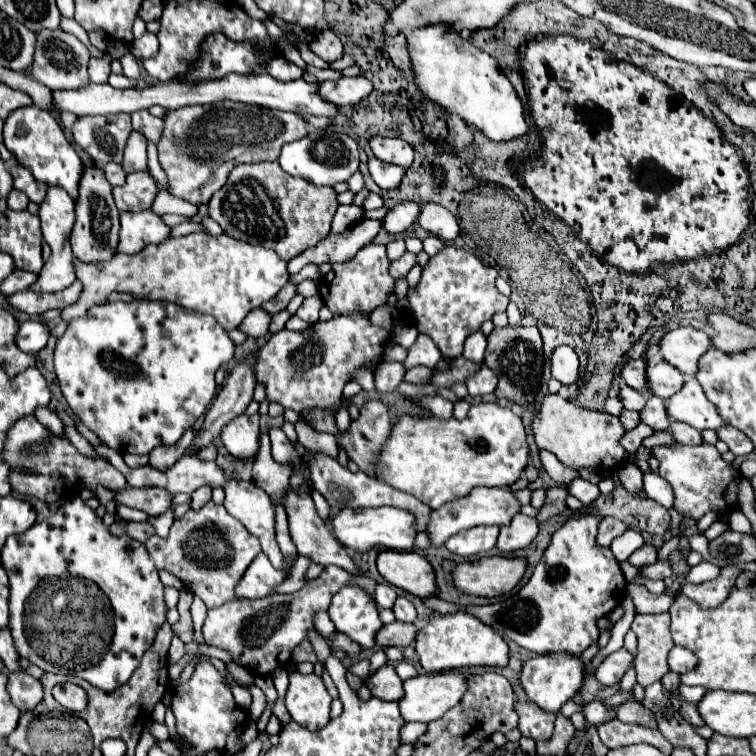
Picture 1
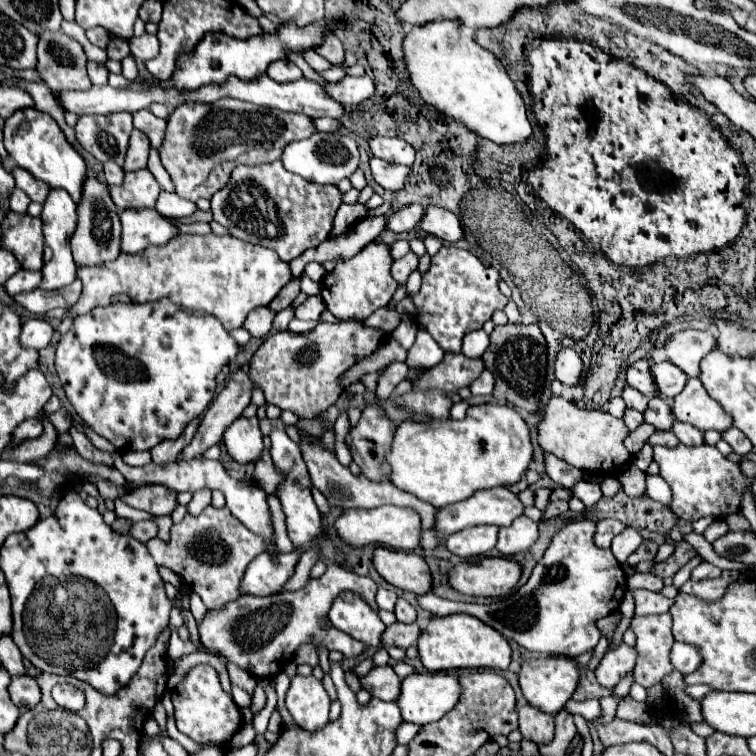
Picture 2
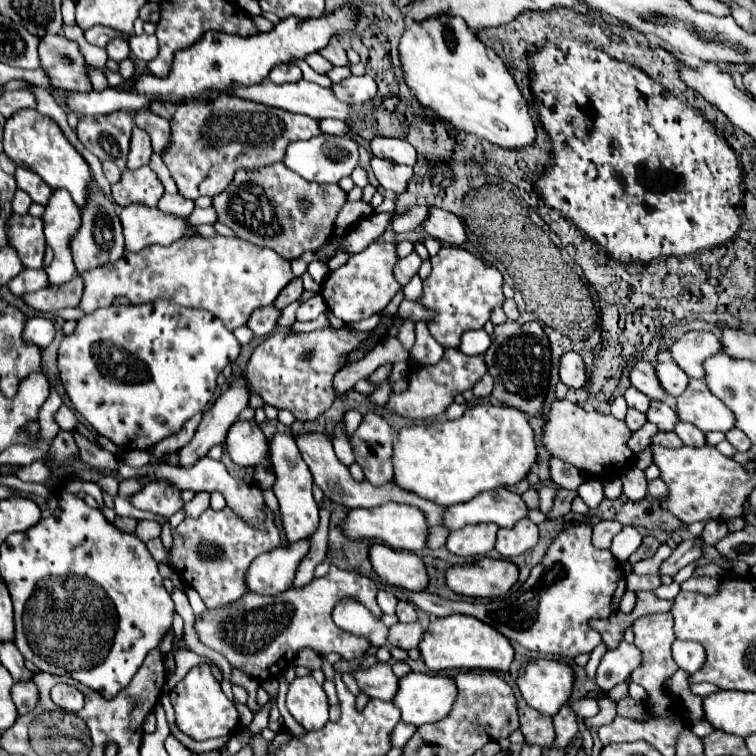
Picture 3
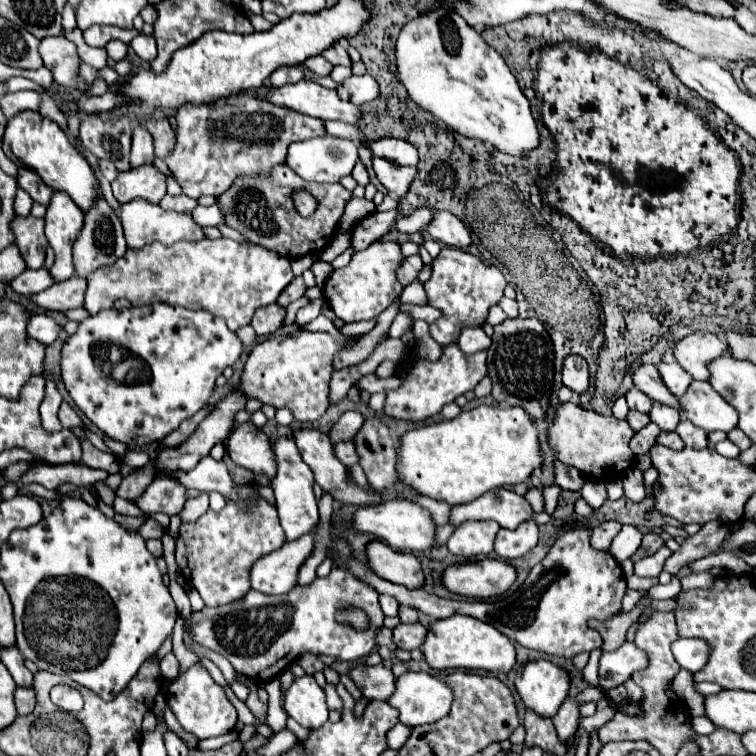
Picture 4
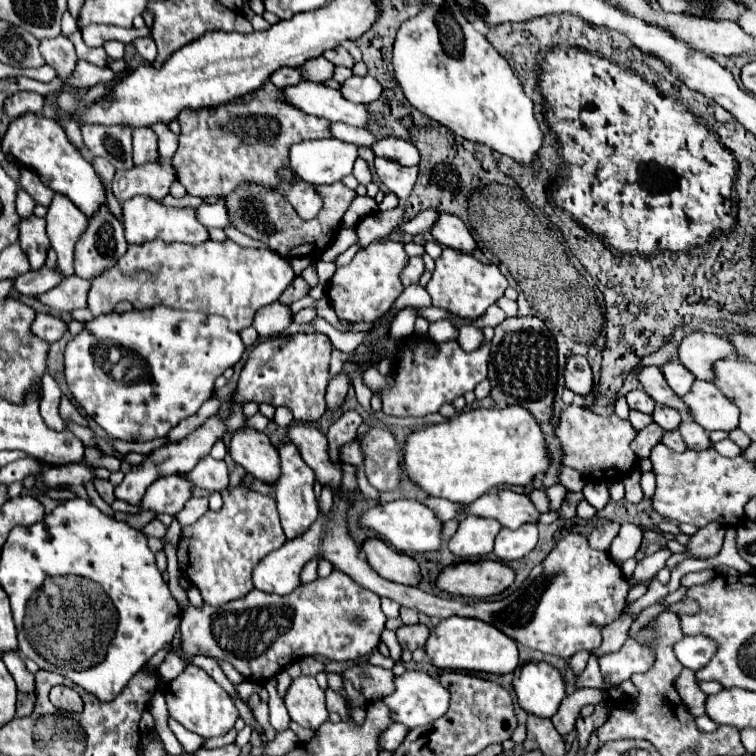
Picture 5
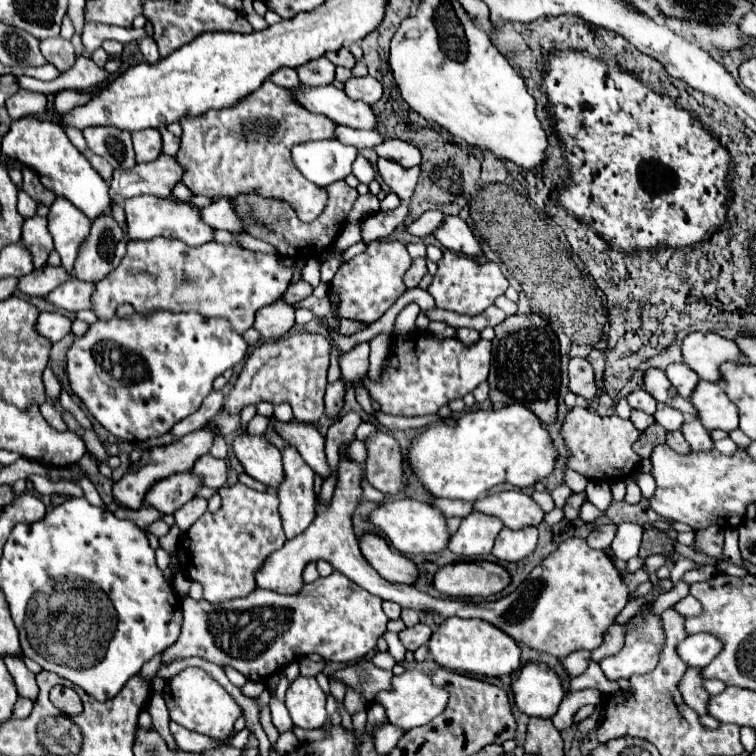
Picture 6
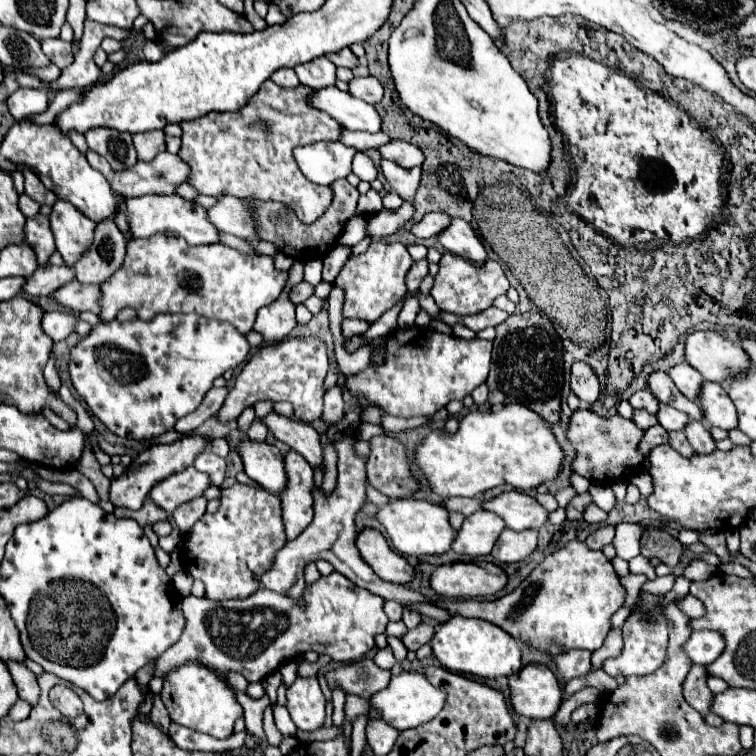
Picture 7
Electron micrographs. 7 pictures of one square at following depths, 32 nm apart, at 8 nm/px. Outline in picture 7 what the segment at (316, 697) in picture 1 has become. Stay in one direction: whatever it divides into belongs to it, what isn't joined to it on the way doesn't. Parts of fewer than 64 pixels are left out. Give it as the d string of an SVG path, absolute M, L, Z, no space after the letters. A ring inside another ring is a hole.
M296 678L286 690L286 708L300 730L316 730L326 718L326 698L316 678Z

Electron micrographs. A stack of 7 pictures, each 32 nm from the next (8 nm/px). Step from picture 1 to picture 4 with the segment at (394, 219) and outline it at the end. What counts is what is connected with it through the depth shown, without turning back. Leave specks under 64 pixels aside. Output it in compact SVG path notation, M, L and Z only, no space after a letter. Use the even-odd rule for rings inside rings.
M418 208L418 210L414 210L410 216L400 216L400 218L394 222L394 228L396 228L398 232L412 234L412 232L424 230L430 220L432 220L432 210L430 210L430 208Z

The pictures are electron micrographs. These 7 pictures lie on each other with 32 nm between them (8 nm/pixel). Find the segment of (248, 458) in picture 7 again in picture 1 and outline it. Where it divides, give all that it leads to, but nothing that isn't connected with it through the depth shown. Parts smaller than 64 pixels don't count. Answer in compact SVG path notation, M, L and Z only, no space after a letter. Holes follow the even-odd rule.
M240 414L232 418L220 432L220 438L226 446L226 450L236 458L250 458L256 456L260 444L258 444L258 414L246 416Z

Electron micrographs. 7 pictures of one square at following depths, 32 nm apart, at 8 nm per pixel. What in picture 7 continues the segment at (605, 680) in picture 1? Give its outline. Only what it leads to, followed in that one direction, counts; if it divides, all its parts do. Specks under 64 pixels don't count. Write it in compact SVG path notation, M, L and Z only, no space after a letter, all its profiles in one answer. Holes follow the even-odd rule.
M640 592L640 598L636 600L636 608L632 612L632 616L624 622L622 626L622 634L624 634L624 648L620 652L620 656L616 658L608 658L602 664L602 670L616 678L616 676L644 676L644 674L652 674L656 668L660 668L660 664L664 662L666 656L666 642L668 642L668 622L664 620L664 610L658 608L658 596L656 594L646 594Z

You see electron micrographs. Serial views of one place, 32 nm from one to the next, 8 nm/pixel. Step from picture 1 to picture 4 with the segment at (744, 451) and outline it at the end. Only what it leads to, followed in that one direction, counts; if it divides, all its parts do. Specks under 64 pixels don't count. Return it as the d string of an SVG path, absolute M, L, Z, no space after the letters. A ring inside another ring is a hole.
M734 428L734 430L730 430L728 432L728 440L730 442L734 442L740 450L746 450L746 448L750 448L750 440L748 440L748 436L744 436L744 432L740 432L740 428Z

